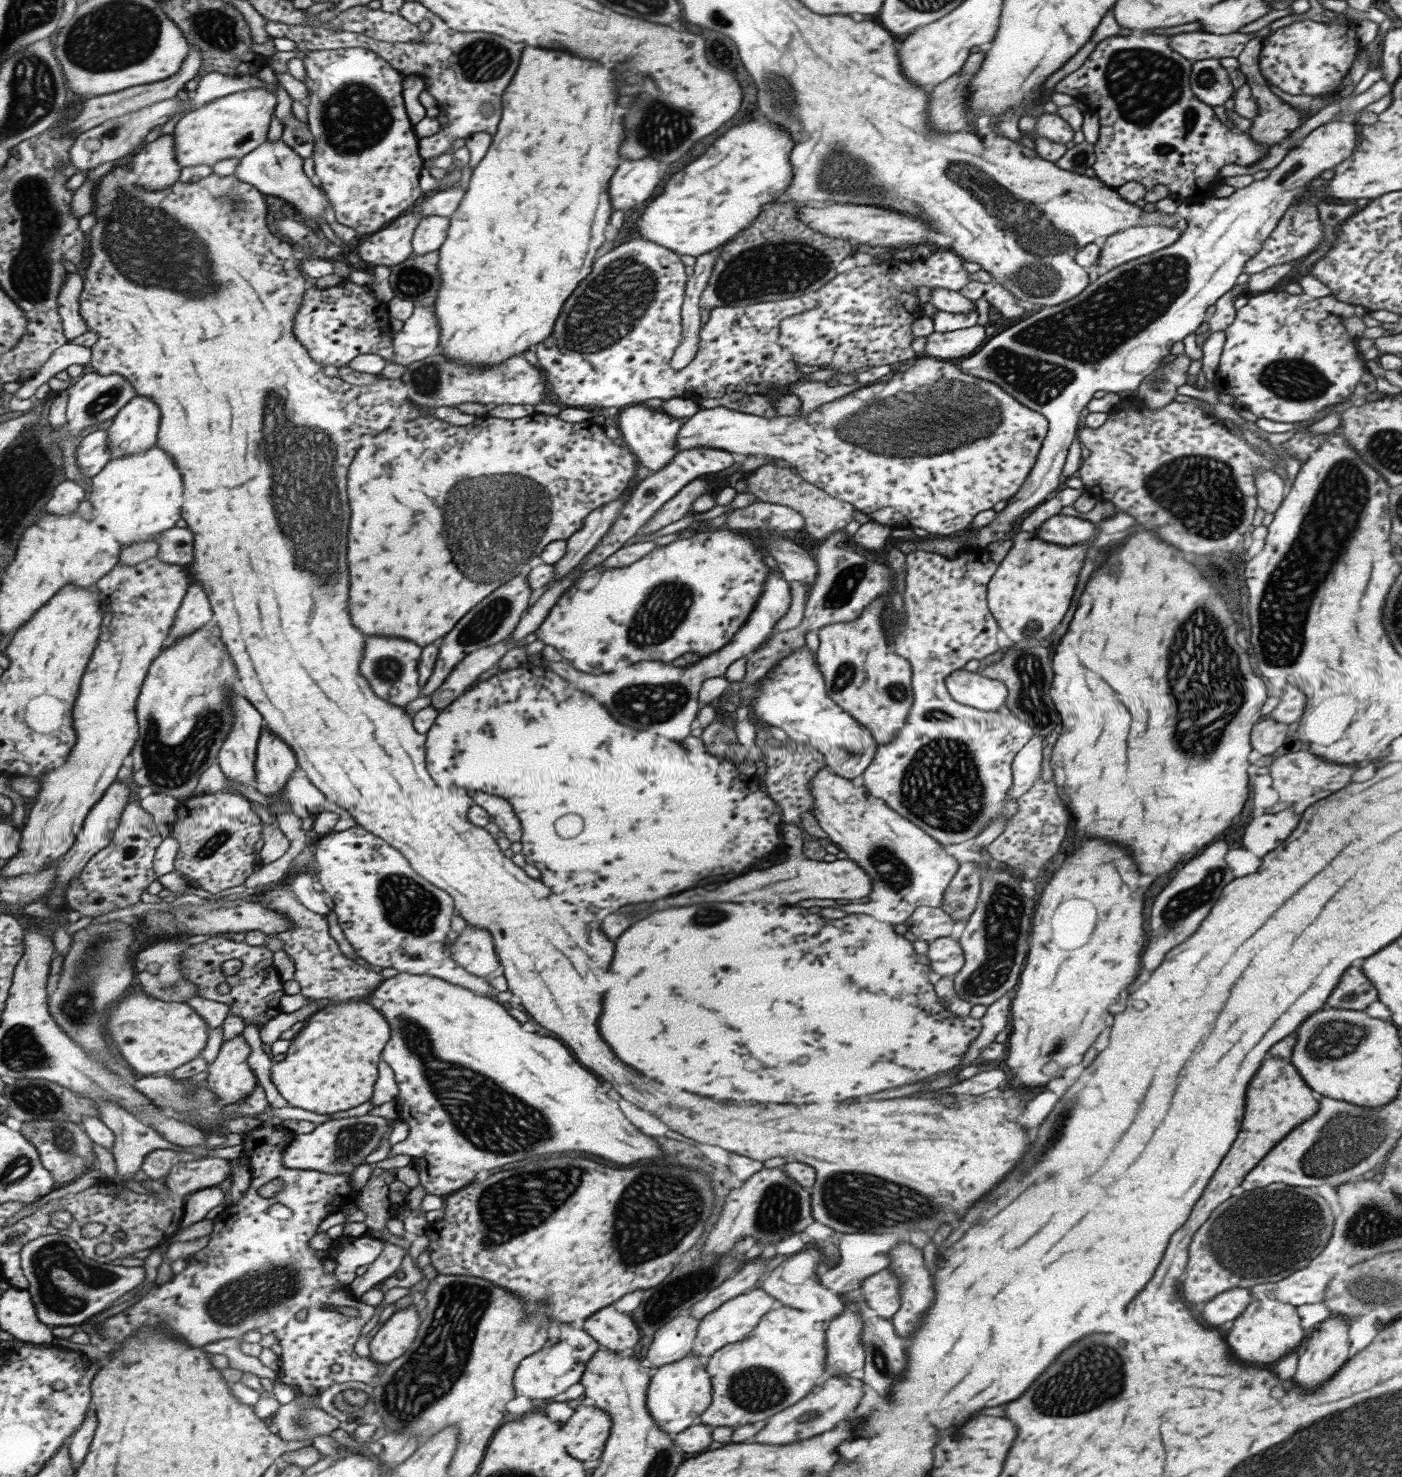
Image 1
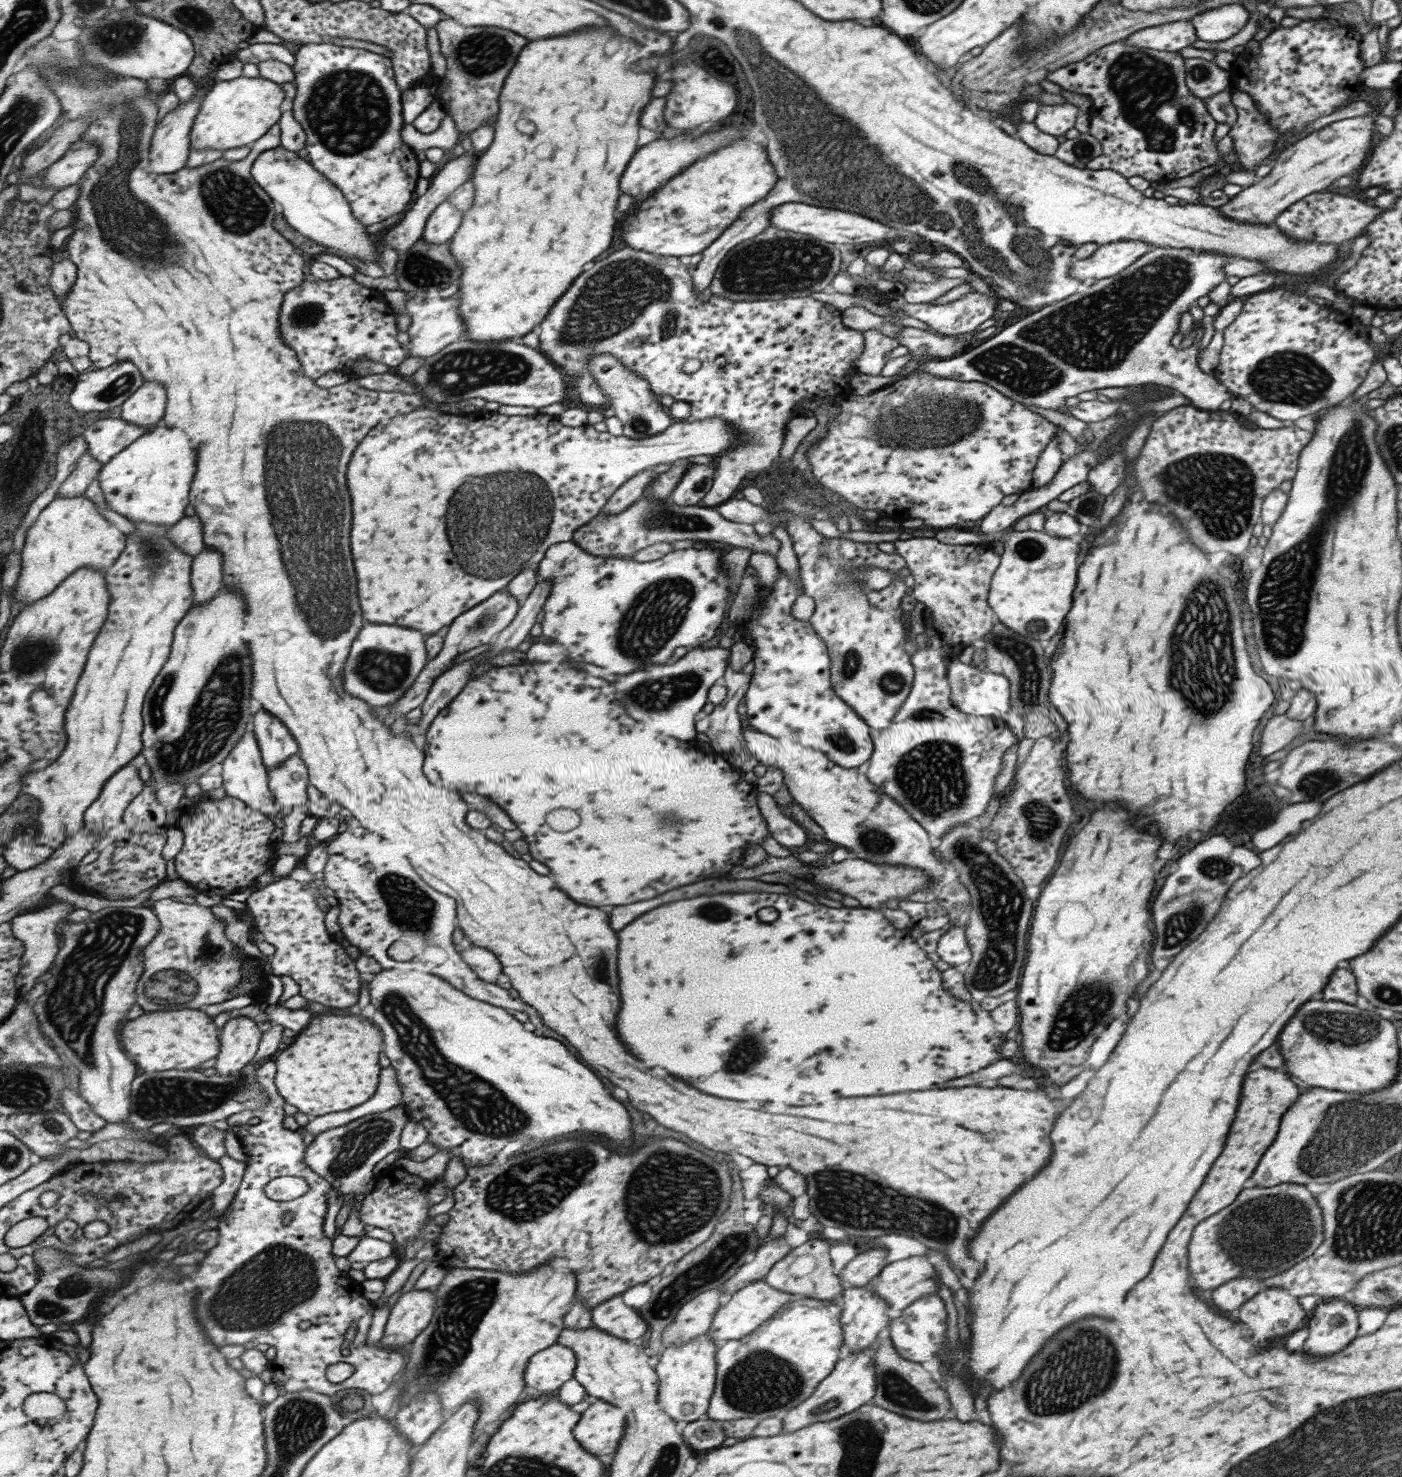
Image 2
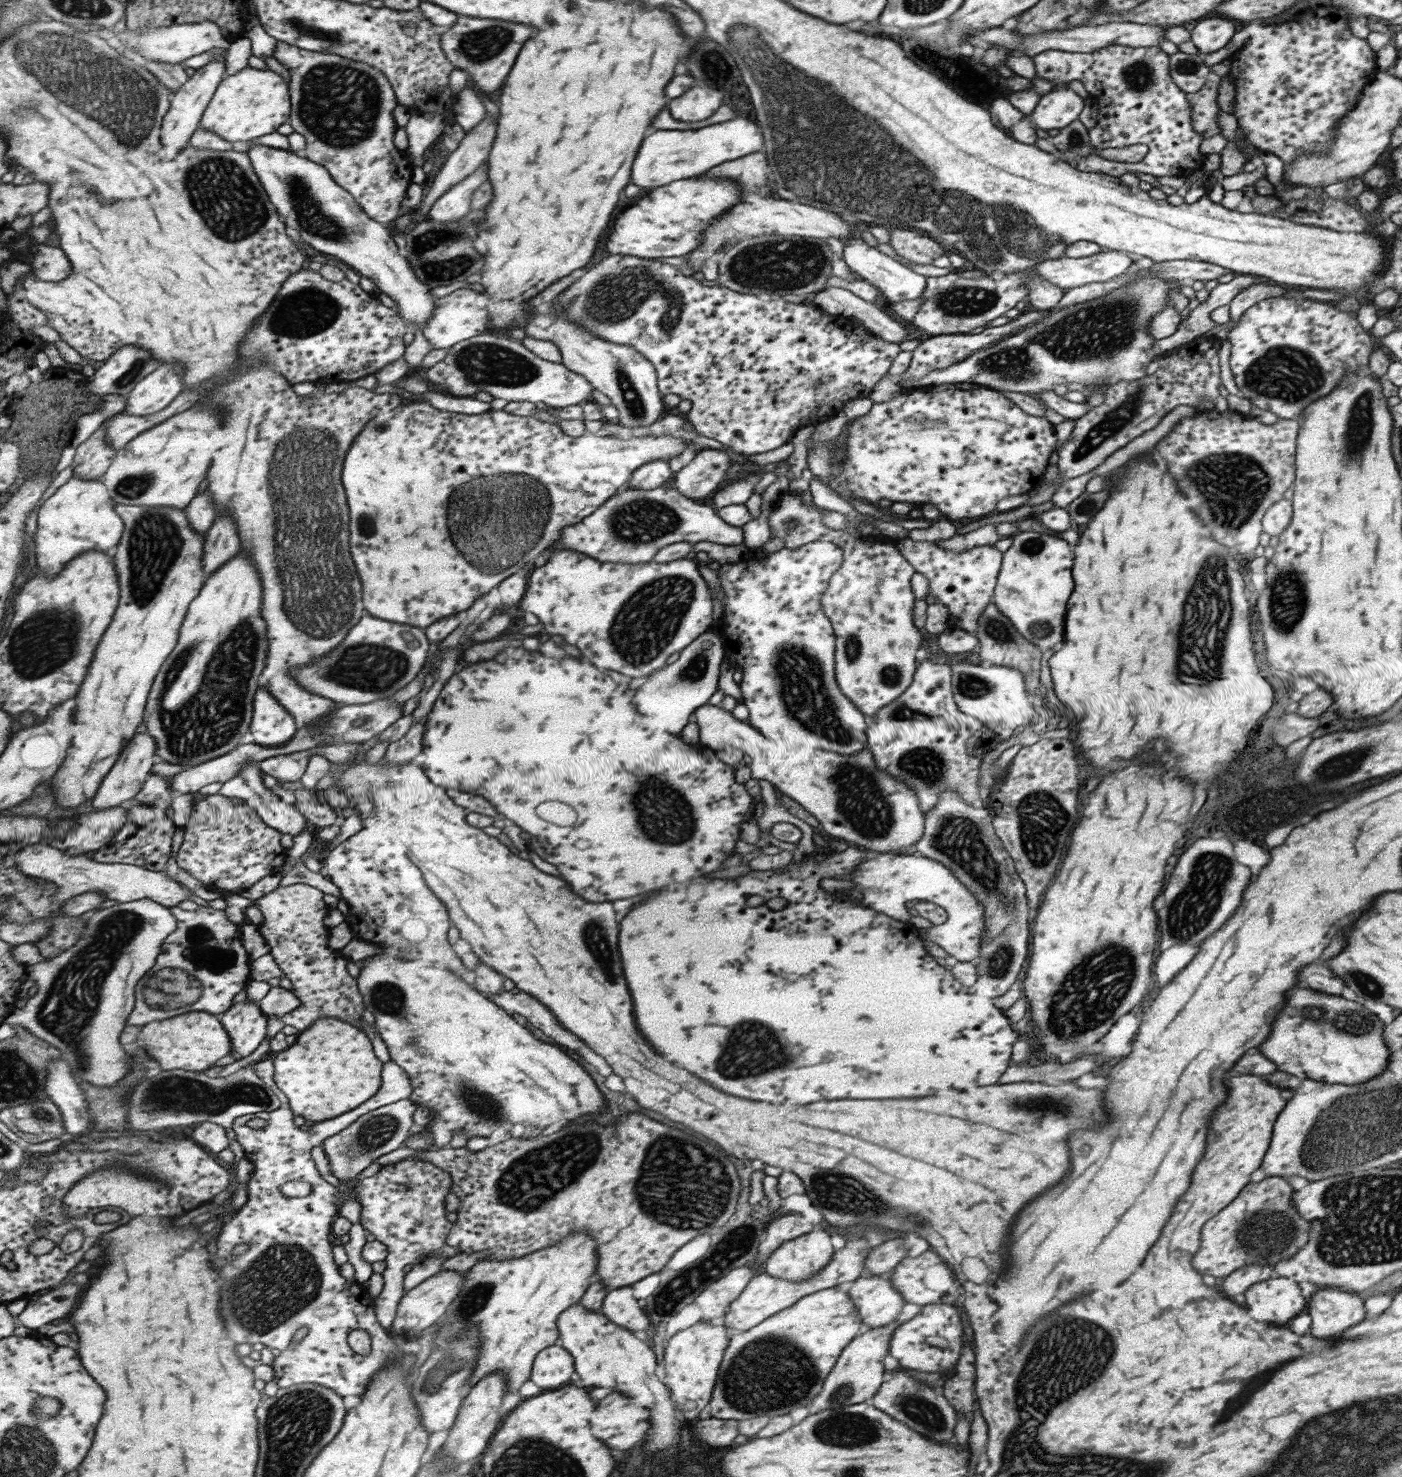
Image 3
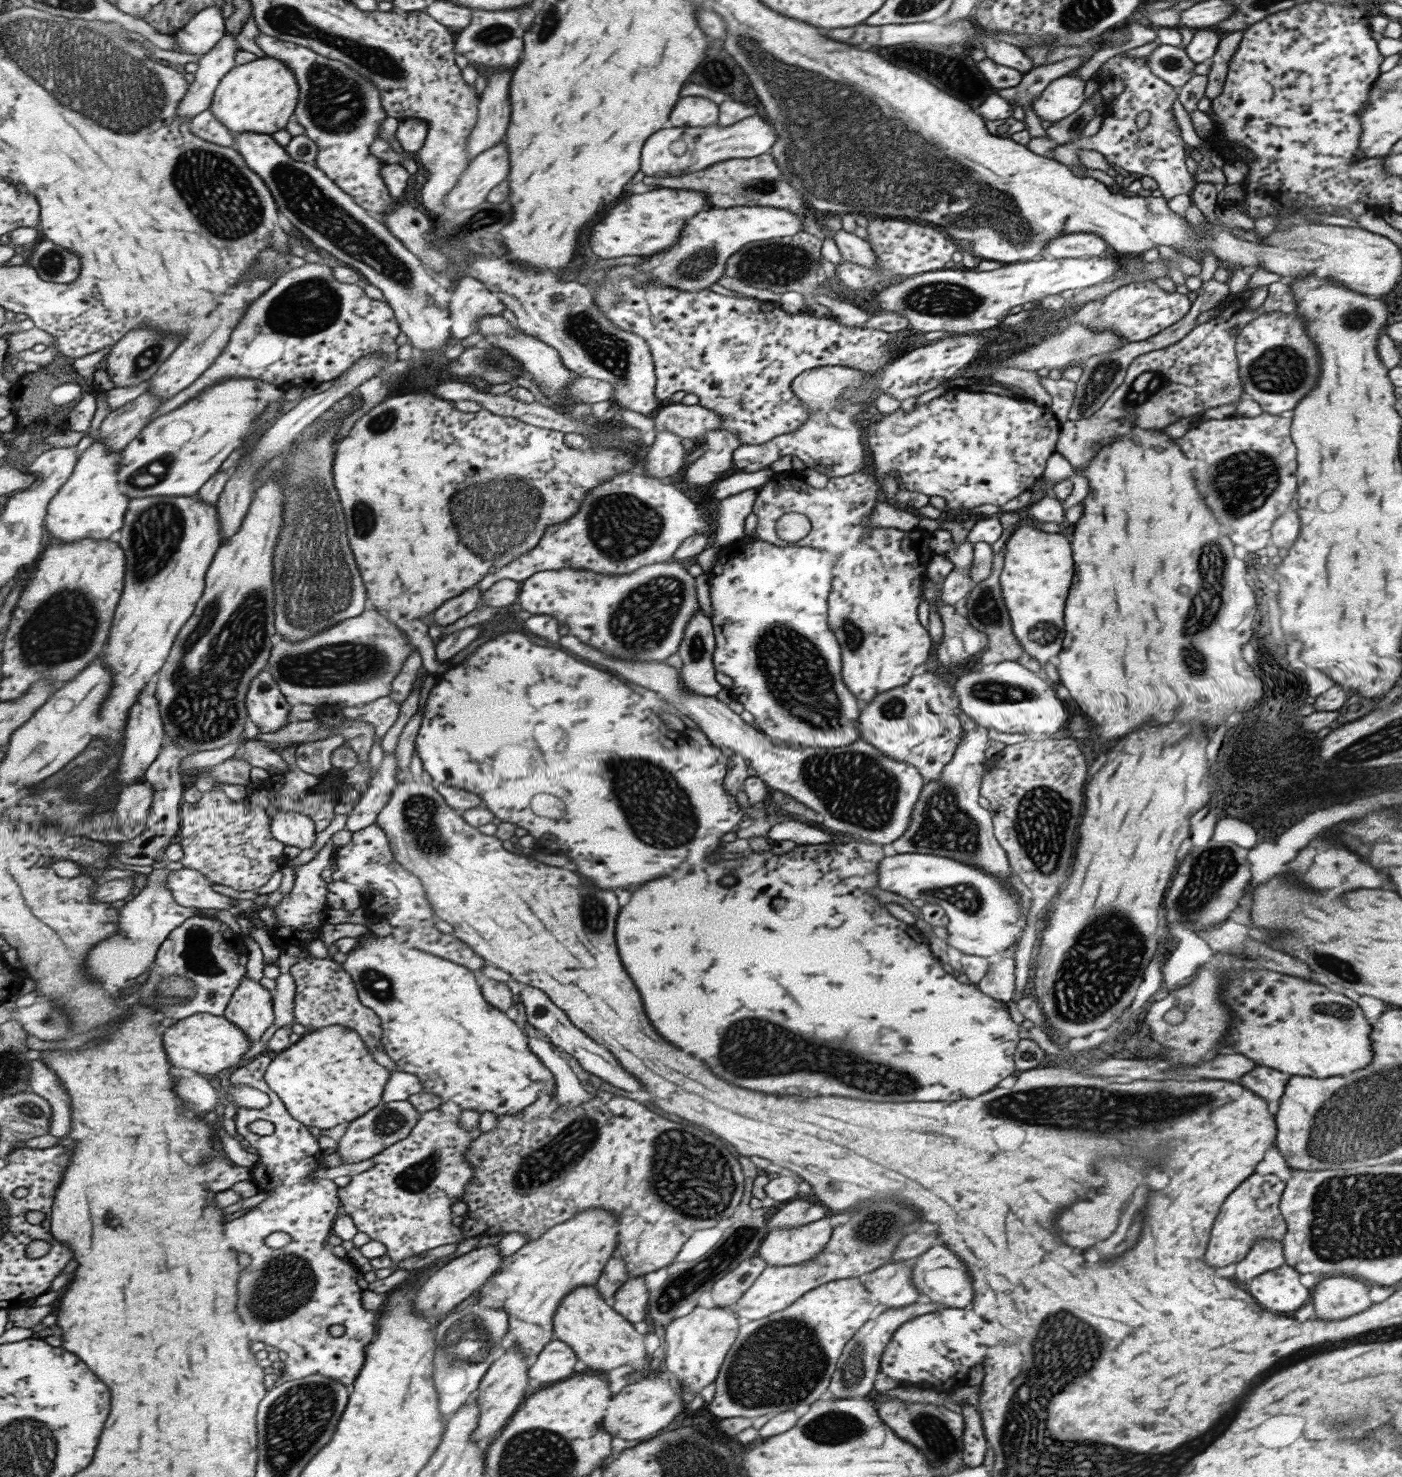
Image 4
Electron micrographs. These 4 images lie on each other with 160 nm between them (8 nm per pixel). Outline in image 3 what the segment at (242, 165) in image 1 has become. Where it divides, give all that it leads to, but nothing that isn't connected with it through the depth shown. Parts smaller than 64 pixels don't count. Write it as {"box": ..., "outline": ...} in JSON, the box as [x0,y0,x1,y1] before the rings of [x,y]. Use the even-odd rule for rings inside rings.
{"box":[248,143,436,330],"outline":[[[255,143],[248,155],[271,202],[279,208],[285,222],[297,230],[294,235],[319,253],[340,259],[357,274],[370,278],[381,292],[397,301],[405,321],[411,321],[415,323],[415,329],[423,330],[433,316],[436,298],[418,277],[410,260],[402,254],[395,236],[389,232],[389,225],[373,220],[356,198],[331,177],[329,169],[303,154]]]}

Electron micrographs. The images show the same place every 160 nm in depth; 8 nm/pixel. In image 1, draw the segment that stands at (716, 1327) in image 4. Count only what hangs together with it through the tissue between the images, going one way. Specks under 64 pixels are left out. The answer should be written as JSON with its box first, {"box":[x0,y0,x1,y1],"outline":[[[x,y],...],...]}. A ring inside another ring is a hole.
{"box":[646,1355,712,1434],"outline":[[[685,1355],[681,1360],[663,1364],[652,1370],[652,1375],[646,1390],[646,1409],[650,1412],[651,1418],[659,1430],[667,1434],[677,1434],[693,1425],[697,1418],[708,1406],[711,1400],[712,1388],[707,1374],[706,1367],[699,1363],[695,1355]]]}

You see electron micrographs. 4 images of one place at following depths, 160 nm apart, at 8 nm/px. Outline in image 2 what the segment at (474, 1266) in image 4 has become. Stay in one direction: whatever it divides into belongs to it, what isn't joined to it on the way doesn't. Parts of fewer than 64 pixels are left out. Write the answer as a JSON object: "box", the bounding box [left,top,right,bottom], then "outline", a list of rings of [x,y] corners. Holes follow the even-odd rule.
{"box":[379,1289,434,1350],"outline":[[[413,1289],[400,1296],[391,1309],[386,1335],[379,1344],[393,1350],[405,1344],[411,1346],[433,1318],[434,1306],[434,1292],[427,1289]]]}

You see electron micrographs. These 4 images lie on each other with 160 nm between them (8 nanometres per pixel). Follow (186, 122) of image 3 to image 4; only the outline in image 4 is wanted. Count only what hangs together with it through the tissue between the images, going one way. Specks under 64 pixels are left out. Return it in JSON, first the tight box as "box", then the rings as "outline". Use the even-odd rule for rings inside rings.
{"box":[179,33,238,122],"outline":[[[227,33],[214,51],[199,57],[194,82],[179,107],[182,119],[191,122],[192,118],[210,109],[221,81],[238,66],[237,48],[237,36]]]}

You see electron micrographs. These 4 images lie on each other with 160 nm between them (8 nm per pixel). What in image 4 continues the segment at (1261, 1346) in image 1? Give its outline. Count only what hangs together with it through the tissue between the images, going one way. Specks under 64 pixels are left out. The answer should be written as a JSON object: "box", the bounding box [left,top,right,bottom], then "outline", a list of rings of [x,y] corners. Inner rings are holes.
{"box":[1247,1264,1311,1312],"outline":[[[1285,1264],[1253,1277],[1247,1292],[1269,1312],[1293,1312],[1309,1302],[1311,1291],[1300,1283],[1299,1274]]]}

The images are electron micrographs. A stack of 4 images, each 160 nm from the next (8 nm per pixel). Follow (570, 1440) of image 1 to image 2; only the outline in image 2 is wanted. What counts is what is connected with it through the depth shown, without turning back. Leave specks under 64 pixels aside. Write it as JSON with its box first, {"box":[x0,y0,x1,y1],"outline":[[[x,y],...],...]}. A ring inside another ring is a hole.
{"box":[573,1402,623,1454],"outline":[[[594,1402],[581,1414],[573,1428],[573,1436],[589,1454],[613,1454],[623,1436],[623,1413],[608,1402]]]}

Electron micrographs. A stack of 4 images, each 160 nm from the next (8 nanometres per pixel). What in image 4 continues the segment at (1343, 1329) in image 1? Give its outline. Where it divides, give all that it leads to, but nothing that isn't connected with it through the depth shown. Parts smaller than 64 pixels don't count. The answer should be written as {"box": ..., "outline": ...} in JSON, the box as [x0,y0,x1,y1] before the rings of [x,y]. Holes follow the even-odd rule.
{"box":[1309,1275,1371,1320],"outline":[[[1347,1275],[1323,1277],[1311,1290],[1309,1302],[1313,1305],[1314,1314],[1323,1320],[1341,1320],[1353,1314],[1359,1314],[1371,1303],[1368,1297],[1368,1284]]]}

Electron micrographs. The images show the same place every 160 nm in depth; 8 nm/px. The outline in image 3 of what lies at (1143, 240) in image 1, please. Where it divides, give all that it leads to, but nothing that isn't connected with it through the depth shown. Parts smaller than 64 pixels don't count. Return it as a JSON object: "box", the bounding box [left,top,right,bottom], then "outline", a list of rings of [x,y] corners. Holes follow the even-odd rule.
{"box":[1034,251,1133,288],"outline":[[[1118,251],[1097,252],[1083,258],[1047,259],[1034,266],[1036,274],[1059,288],[1105,282],[1128,272],[1133,261]]]}

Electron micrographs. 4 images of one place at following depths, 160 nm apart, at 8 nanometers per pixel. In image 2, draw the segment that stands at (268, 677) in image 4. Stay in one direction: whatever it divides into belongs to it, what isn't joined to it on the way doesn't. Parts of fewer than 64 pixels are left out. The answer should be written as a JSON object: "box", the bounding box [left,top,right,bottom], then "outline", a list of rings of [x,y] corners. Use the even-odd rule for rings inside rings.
{"box":[253,707,299,772],"outline":[[[261,707],[255,713],[253,723],[254,733],[262,748],[262,759],[269,772],[299,754],[298,740],[295,740],[290,728],[278,716]]]}

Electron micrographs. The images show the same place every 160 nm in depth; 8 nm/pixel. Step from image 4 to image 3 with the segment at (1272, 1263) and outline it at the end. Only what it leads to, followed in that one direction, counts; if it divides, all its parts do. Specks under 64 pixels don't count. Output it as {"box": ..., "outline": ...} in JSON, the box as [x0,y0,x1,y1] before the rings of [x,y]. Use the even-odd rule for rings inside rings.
{"box":[1221,1264,1271,1298],"outline":[[[1248,1264],[1233,1270],[1227,1277],[1223,1277],[1221,1290],[1225,1296],[1235,1298],[1235,1296],[1245,1292],[1252,1284],[1267,1280],[1271,1274],[1271,1265]]]}

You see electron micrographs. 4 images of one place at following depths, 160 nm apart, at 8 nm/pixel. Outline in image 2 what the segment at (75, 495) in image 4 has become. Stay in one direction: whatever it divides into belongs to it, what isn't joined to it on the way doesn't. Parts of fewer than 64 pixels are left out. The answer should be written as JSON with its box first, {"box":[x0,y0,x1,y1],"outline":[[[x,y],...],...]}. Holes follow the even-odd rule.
{"box":[15,495,127,608],"outline":[[[87,495],[57,497],[29,528],[22,549],[21,573],[15,584],[15,598],[22,608],[49,596],[75,571],[83,567],[107,570],[127,548],[127,536],[113,526]]]}

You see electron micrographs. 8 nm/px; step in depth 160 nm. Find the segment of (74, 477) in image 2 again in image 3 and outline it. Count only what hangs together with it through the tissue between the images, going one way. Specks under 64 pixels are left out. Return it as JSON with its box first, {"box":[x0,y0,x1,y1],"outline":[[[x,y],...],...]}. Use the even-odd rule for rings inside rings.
{"box":[73,422,118,479],"outline":[[[105,422],[91,438],[79,448],[73,458],[73,475],[84,479],[99,479],[112,465],[118,450],[108,443],[108,424]]]}

